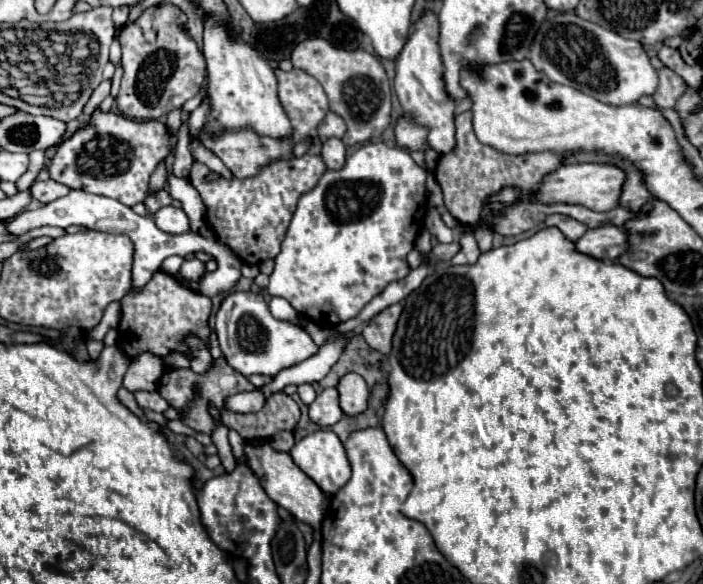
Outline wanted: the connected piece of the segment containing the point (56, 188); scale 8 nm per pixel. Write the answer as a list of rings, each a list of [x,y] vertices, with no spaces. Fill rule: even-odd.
[[[49,179],[49,181],[33,181],[31,183],[31,195],[33,195],[33,199],[37,199],[41,203],[51,203],[51,201],[67,195],[67,191],[69,191],[67,185],[57,183],[53,179]]]

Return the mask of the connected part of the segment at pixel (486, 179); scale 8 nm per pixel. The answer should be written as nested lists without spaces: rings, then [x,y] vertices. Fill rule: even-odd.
[[[459,113],[455,117],[457,125],[457,147],[449,155],[441,155],[435,169],[435,179],[443,189],[443,201],[447,211],[461,223],[477,223],[481,217],[481,205],[483,201],[499,191],[501,187],[519,187],[525,195],[537,191],[539,179],[543,179],[547,173],[555,171],[565,155],[551,155],[551,153],[527,153],[527,155],[505,155],[495,151],[493,147],[487,147],[475,139],[473,127],[471,127],[471,113]]]

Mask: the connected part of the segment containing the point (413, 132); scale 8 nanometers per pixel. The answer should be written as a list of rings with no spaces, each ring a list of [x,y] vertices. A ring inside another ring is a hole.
[[[401,119],[395,127],[395,135],[397,143],[407,149],[423,151],[427,147],[427,131],[423,131],[423,127],[415,127],[411,119]]]

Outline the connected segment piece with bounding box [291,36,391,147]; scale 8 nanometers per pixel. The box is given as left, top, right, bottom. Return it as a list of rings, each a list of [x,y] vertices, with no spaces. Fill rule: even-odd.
[[[310,37],[299,43],[291,55],[295,69],[301,69],[315,77],[327,97],[329,109],[337,113],[347,123],[347,133],[343,135],[345,145],[357,145],[379,137],[391,121],[391,89],[381,61],[367,51],[345,51],[331,47],[321,37]]]

